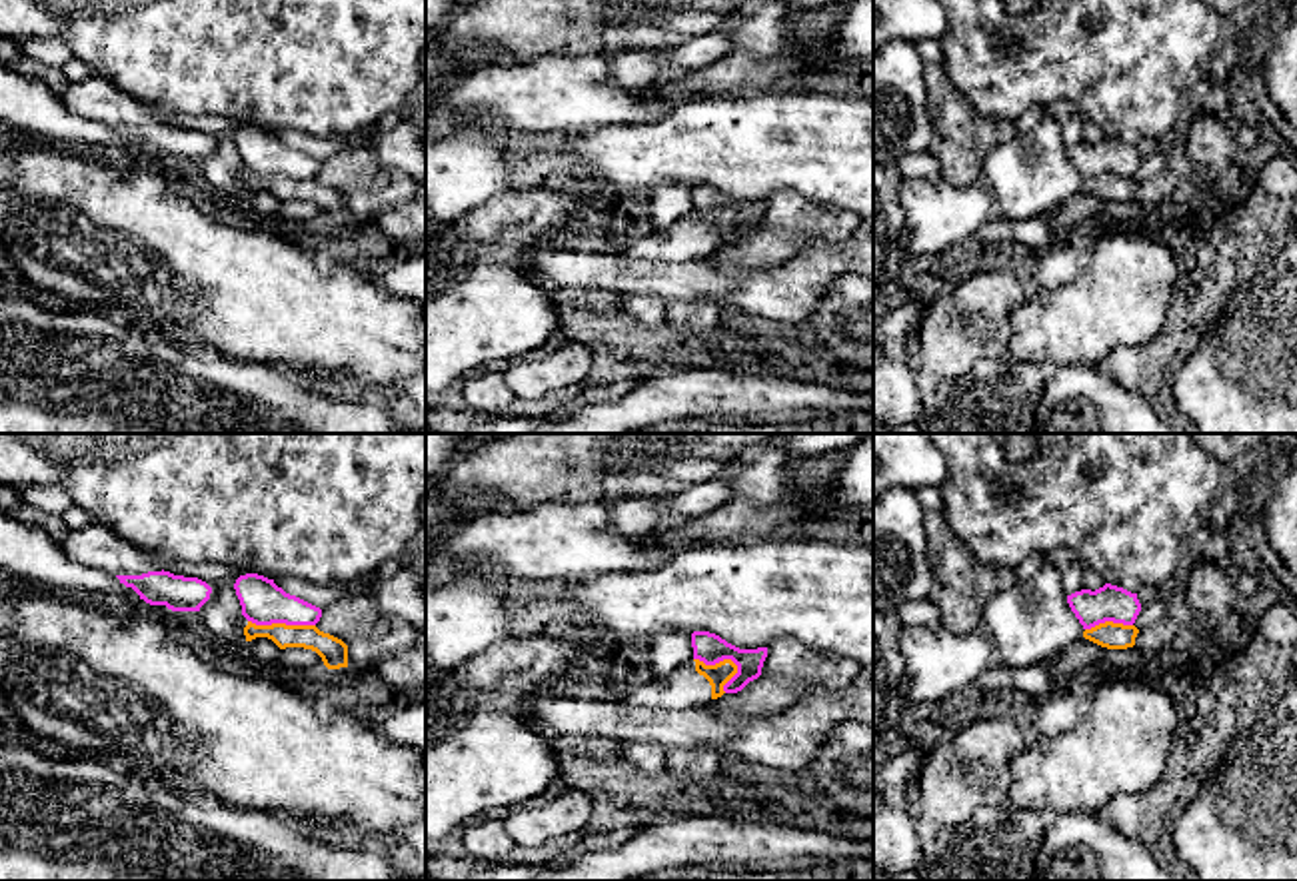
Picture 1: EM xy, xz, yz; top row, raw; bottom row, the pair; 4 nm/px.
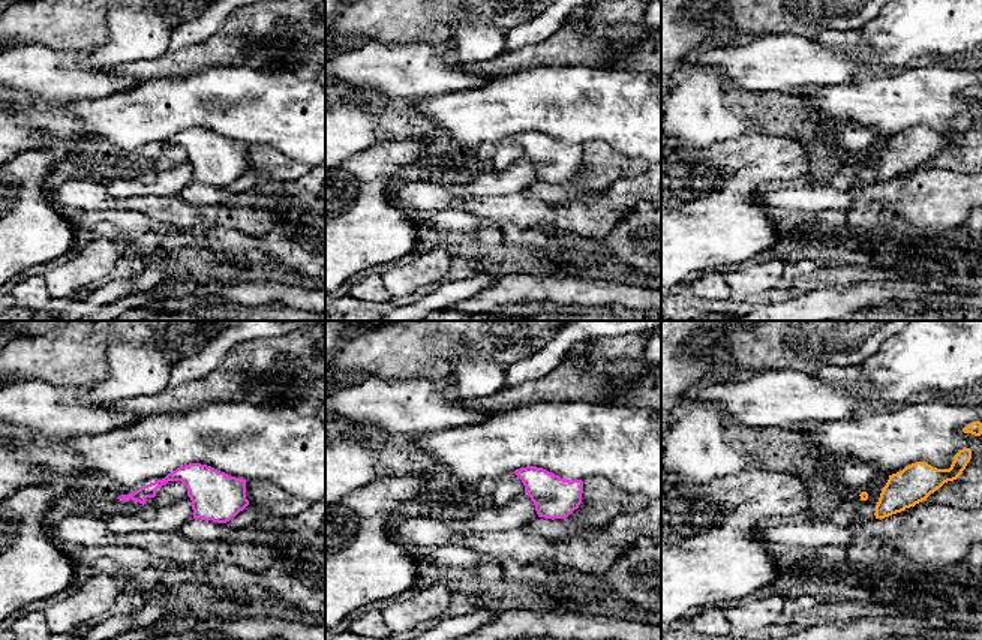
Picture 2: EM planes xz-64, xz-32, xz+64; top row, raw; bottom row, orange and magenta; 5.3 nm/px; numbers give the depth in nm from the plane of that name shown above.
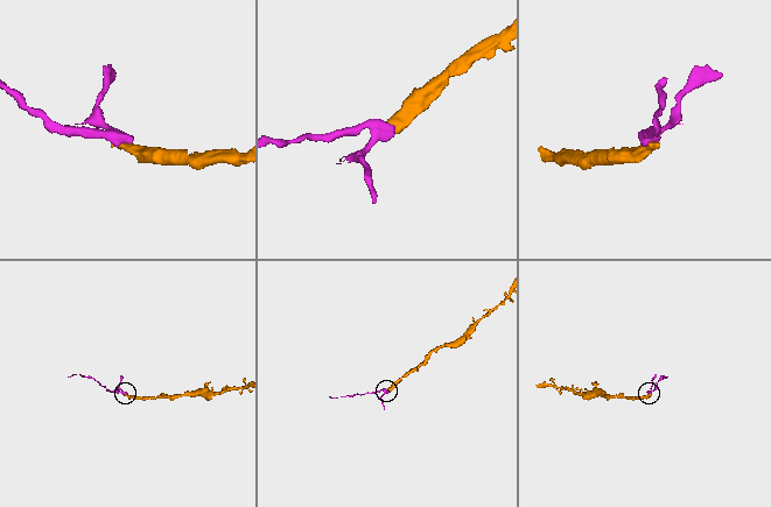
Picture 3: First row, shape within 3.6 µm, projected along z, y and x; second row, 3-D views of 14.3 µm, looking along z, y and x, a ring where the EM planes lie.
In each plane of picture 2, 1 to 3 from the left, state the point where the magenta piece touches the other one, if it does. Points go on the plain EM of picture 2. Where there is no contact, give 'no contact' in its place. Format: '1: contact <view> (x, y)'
1: no contact
2: no contact
3: no contact

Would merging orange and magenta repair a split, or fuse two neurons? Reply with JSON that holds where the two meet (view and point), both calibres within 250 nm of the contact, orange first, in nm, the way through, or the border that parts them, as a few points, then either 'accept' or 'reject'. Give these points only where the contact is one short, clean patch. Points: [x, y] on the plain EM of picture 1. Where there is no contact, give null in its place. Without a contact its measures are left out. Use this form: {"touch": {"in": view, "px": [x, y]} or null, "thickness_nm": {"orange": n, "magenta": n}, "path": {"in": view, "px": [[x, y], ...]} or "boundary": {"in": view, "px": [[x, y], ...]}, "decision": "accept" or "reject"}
{"touch": {"in": "xz", "px": [728, 212]}, "thickness_nm": {"orange": 90, "magenta": 120}, "boundary": {"in": "xz", "px": [[694, 210], [736, 218], [726, 244]]}, "decision": "reject"}

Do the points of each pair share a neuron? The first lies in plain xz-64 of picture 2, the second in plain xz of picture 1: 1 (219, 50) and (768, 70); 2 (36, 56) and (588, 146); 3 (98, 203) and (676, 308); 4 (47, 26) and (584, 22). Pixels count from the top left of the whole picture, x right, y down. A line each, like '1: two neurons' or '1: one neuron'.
1: one neuron
2: two neurons
3: two neurons
4: one neuron

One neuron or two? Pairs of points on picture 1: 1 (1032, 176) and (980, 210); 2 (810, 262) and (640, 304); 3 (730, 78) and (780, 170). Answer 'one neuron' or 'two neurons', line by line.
1: two neurons
2: two neurons
3: two neurons

